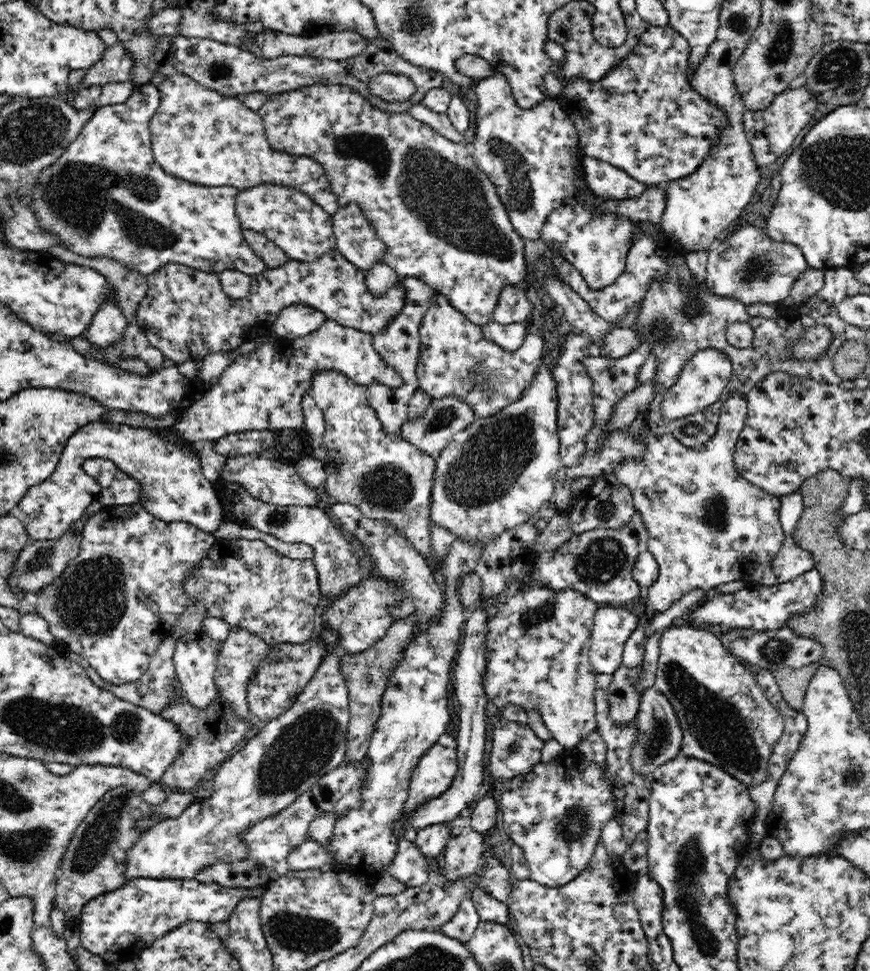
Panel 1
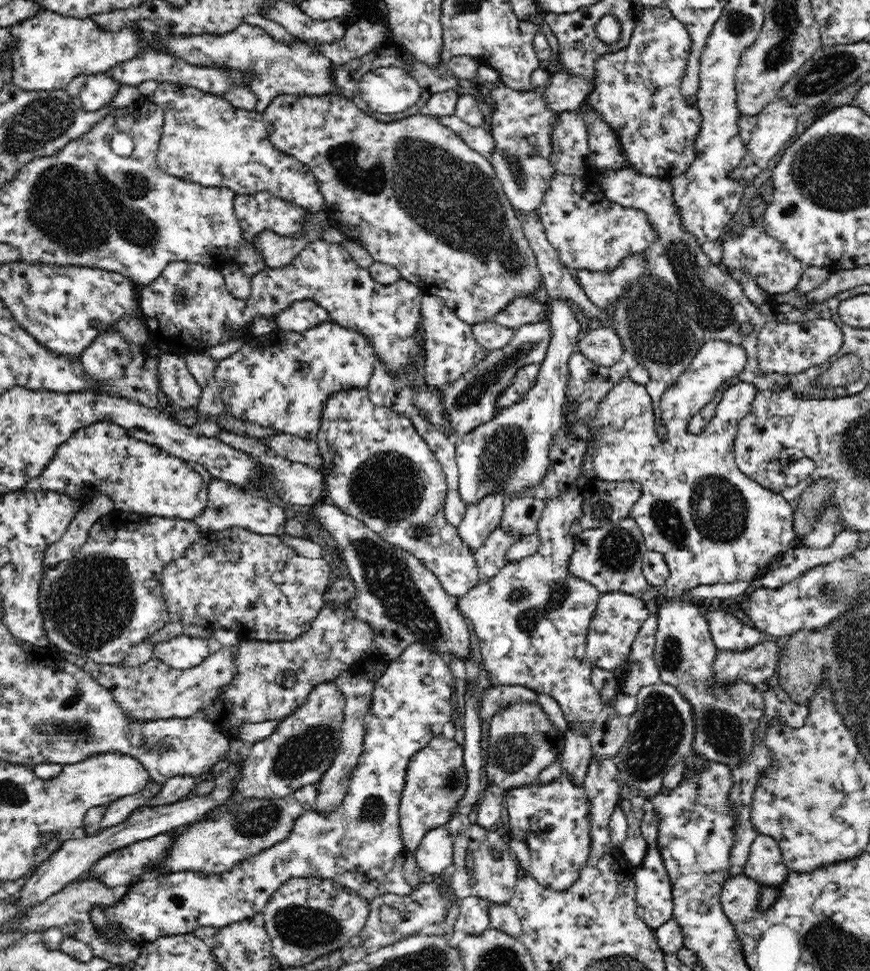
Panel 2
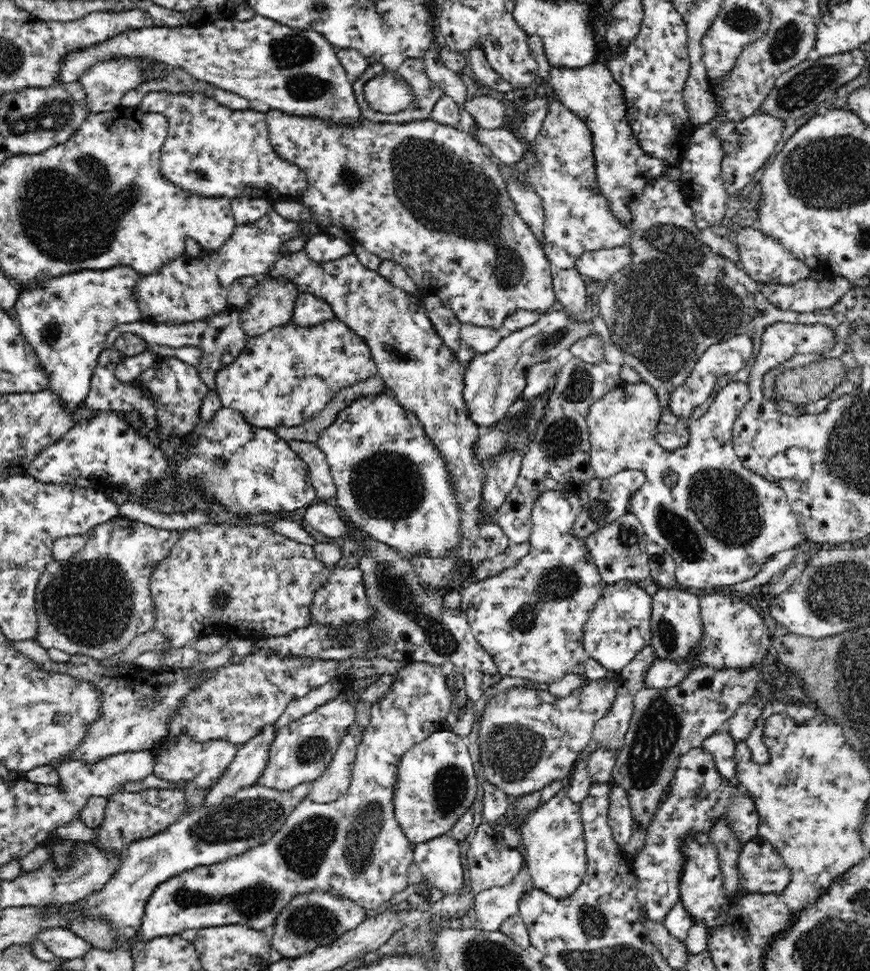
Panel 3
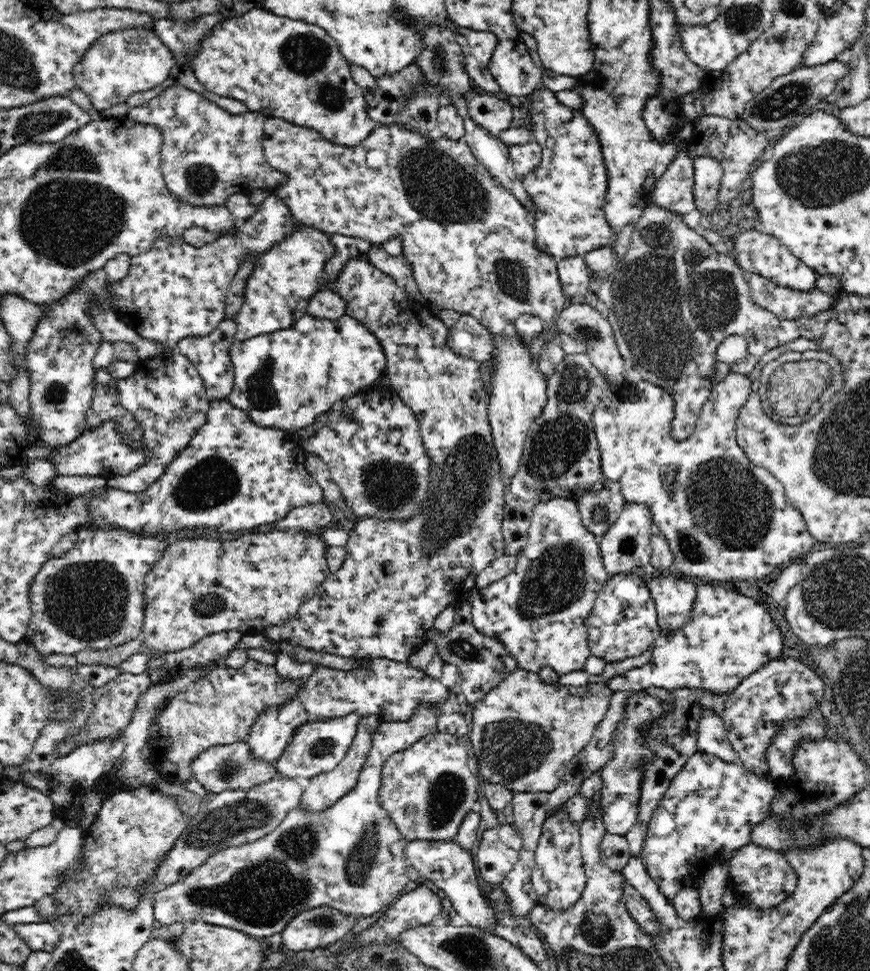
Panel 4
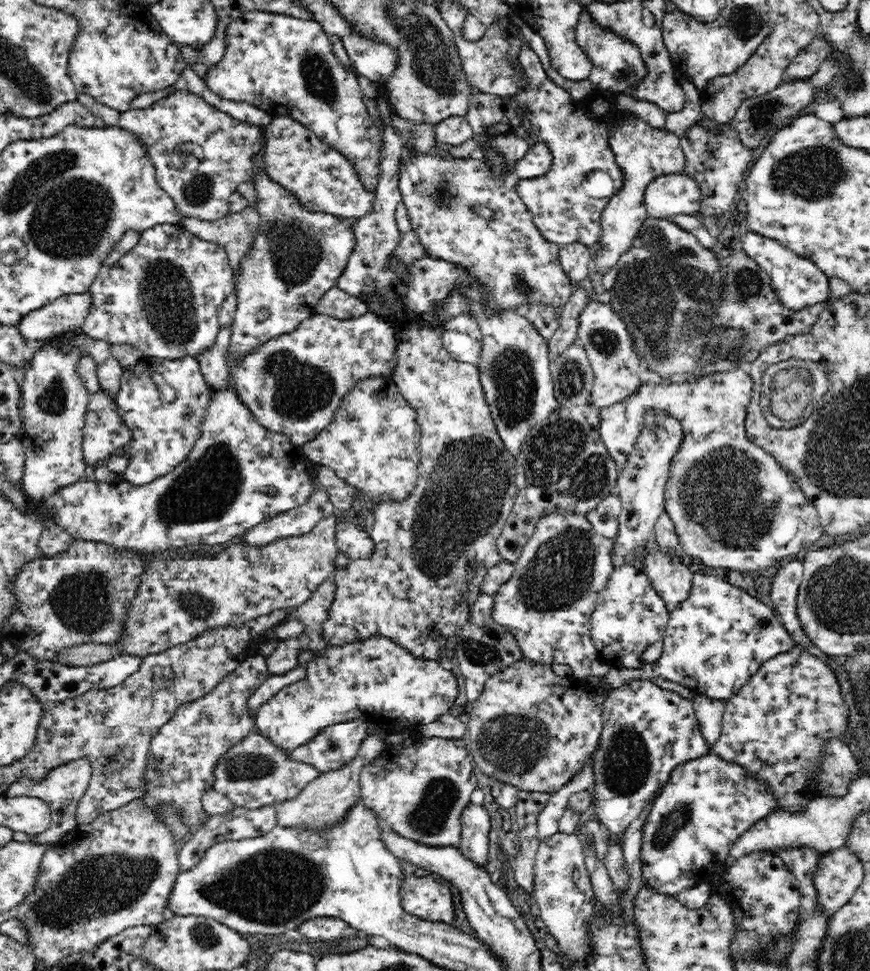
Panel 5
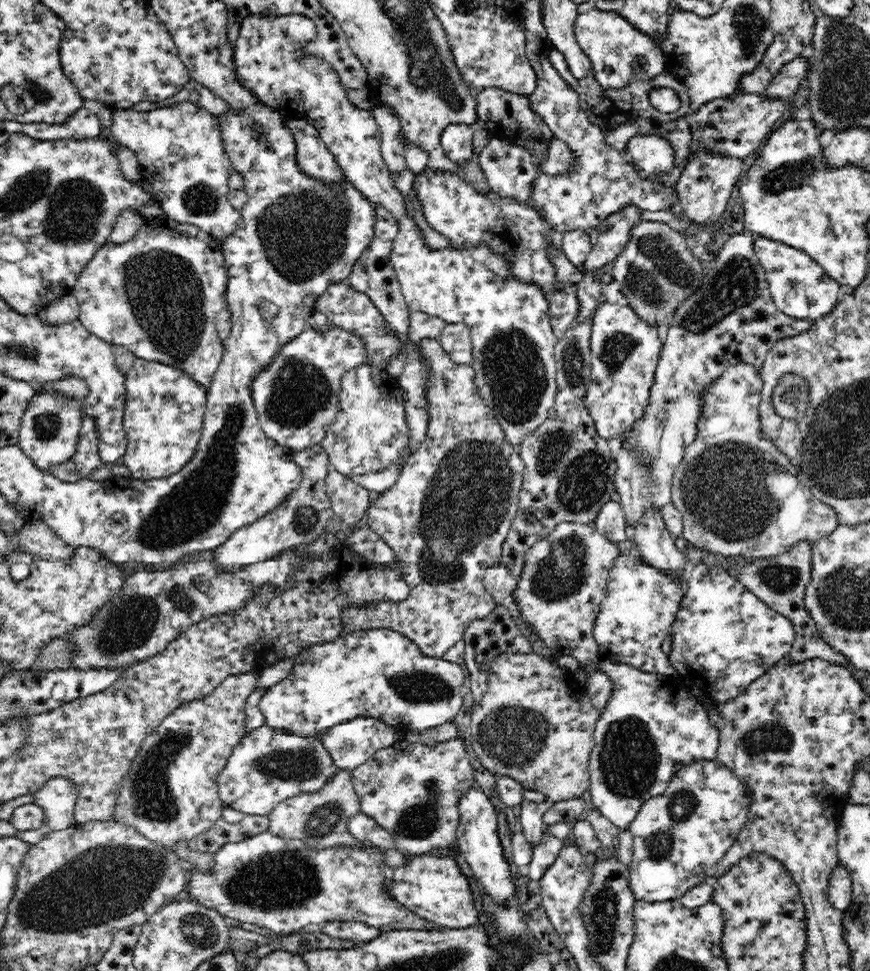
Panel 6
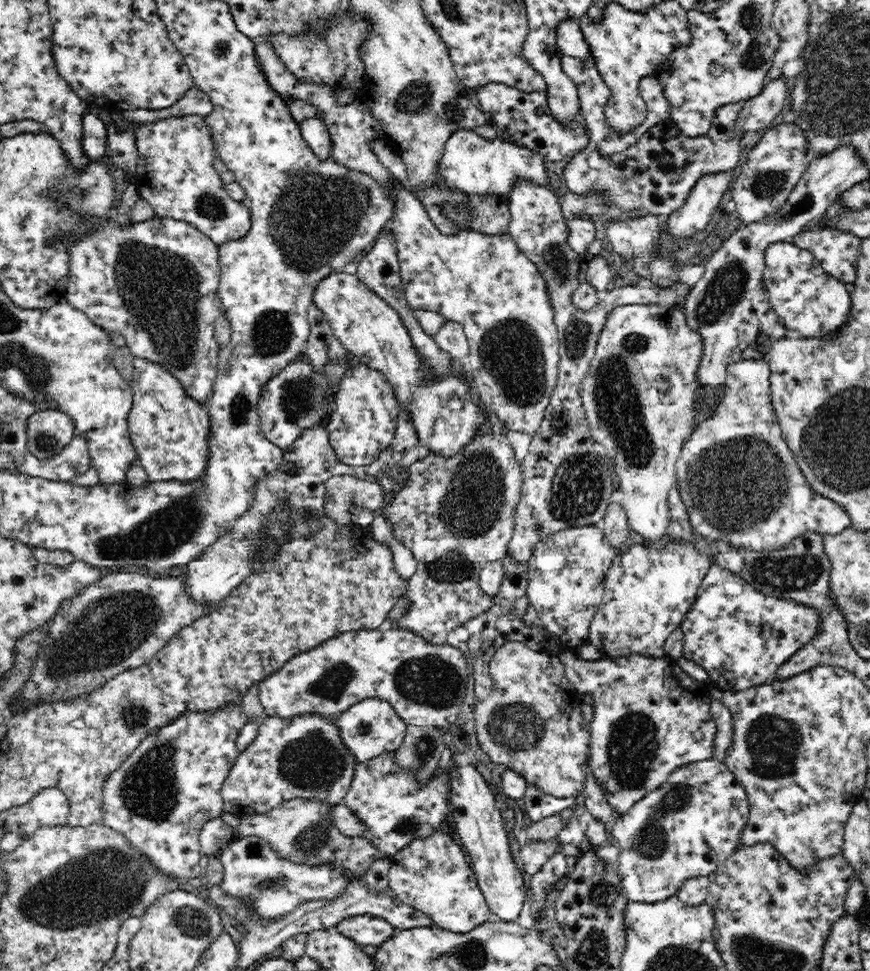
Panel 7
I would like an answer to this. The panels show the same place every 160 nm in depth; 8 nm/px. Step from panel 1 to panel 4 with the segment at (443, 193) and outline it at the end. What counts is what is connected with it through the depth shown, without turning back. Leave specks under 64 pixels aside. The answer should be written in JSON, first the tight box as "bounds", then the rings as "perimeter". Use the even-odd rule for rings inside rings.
{"bounds":[263,117,587,355],"perimeter":[[[267,117],[264,132],[263,151],[267,164],[287,176],[287,180],[279,185],[275,193],[302,225],[314,227],[329,234],[342,234],[352,238],[360,237],[368,241],[371,246],[383,246],[391,238],[400,239],[402,241],[402,255],[412,265],[414,282],[418,285],[418,290],[422,293],[422,296],[427,298],[432,311],[442,311],[442,308],[445,308],[446,310],[459,312],[461,315],[473,316],[495,336],[501,334],[508,324],[514,323],[514,320],[522,314],[531,314],[542,319],[544,322],[543,329],[550,329],[550,335],[554,336],[552,342],[557,343],[566,355],[587,354],[584,342],[574,340],[568,334],[556,330],[556,321],[558,314],[562,312],[562,308],[566,304],[566,295],[562,291],[561,280],[558,277],[556,258],[547,252],[542,252],[537,247],[535,241],[535,215],[532,215],[530,210],[526,209],[513,193],[499,184],[490,174],[490,171],[476,159],[472,149],[464,140],[452,140],[437,132],[431,132],[429,136],[426,136],[426,133],[420,133],[417,129],[412,130],[411,127],[398,124],[378,124],[370,132],[370,135],[360,144],[357,144],[356,147],[344,147],[342,144],[331,143],[312,128],[298,126],[283,118],[276,117]],[[370,150],[386,152],[386,158],[389,158],[386,166],[382,166],[378,170],[370,168],[368,162],[366,162],[366,154]]]}

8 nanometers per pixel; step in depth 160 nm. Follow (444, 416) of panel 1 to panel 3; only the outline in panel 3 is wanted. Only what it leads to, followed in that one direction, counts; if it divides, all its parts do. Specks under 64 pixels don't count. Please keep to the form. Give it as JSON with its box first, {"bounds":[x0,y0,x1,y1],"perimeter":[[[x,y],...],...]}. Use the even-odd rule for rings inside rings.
{"bounds":[462,309,594,427],"perimeter":[[[553,309],[541,313],[534,324],[511,332],[490,352],[469,359],[462,395],[473,422],[478,427],[490,427],[504,419],[508,408],[521,397],[526,387],[527,373],[534,364],[556,359],[560,350],[569,349],[574,341],[594,334],[591,323],[574,321],[566,311]]]}

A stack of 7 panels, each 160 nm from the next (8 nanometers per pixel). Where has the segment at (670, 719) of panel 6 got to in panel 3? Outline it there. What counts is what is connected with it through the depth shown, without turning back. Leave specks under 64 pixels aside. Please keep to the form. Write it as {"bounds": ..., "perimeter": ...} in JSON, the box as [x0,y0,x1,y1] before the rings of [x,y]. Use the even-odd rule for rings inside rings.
{"bounds":[608,785,633,848],"perimeter":[[[614,785],[610,791],[610,808],[608,824],[610,825],[614,841],[624,848],[630,841],[633,831],[633,814],[626,790]]]}

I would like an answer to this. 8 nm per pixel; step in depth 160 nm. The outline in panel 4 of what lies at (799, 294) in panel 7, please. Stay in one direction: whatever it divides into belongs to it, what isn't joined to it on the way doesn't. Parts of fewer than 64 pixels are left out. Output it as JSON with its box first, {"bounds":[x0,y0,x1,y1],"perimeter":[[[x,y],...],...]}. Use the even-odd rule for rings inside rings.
{"bounds":[731,229,817,291],"perimeter":[[[756,229],[740,232],[731,243],[737,254],[737,264],[745,272],[758,273],[778,286],[791,288],[794,291],[812,291],[816,287],[817,272],[804,264],[790,252],[775,236],[764,234]]]}

